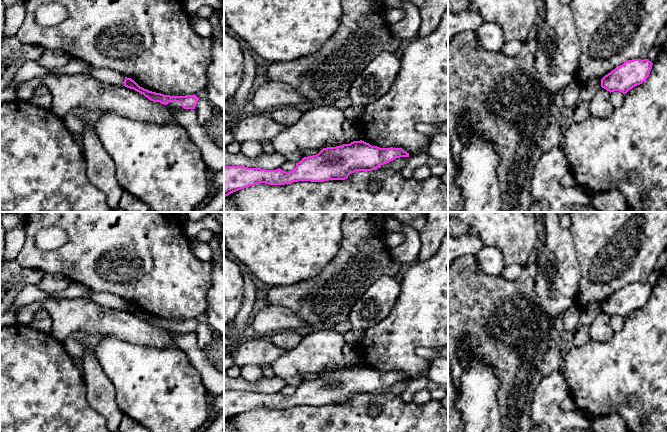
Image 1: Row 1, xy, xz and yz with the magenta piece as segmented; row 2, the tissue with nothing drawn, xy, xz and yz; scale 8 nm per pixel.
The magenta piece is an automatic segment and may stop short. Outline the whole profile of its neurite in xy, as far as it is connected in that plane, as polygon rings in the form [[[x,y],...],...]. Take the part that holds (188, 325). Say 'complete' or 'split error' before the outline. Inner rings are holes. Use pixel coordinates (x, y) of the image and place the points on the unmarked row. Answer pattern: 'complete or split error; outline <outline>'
complete; outline [[[125,301],[123,310],[134,313],[135,315],[143,318],[145,321],[153,326],[160,326],[164,329],[167,329],[169,326],[179,326],[184,333],[195,333],[199,324],[199,322],[195,318],[185,320],[170,320],[152,316],[140,311],[134,304],[127,301]]]

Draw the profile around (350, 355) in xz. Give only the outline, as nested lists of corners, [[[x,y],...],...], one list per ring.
[[[347,343],[344,345],[343,349],[342,349],[342,353],[343,353],[343,357],[345,359],[345,361],[348,364],[351,365],[360,365],[361,364],[361,360],[360,357],[358,356],[356,350],[355,350],[355,345]]]

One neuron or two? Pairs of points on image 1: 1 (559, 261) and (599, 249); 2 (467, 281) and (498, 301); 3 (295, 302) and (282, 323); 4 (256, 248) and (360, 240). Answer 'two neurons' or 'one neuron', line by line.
1: two neurons
2: one neuron
3: two neurons
4: two neurons

